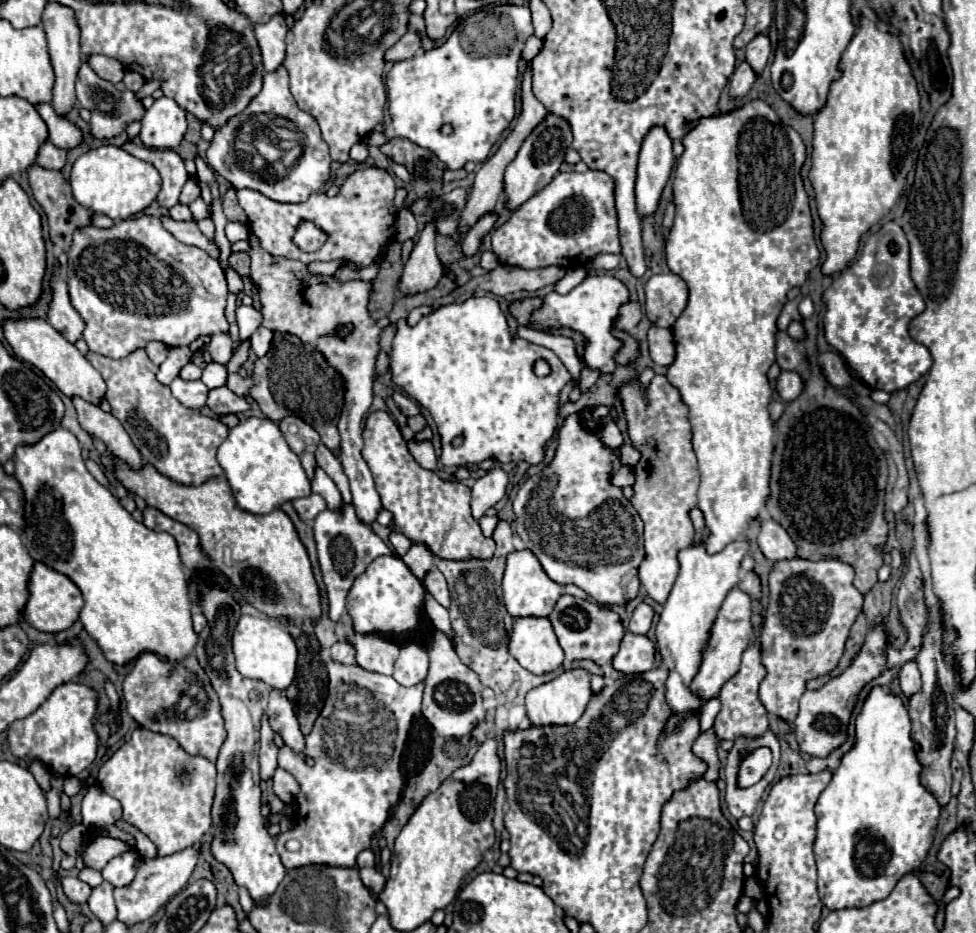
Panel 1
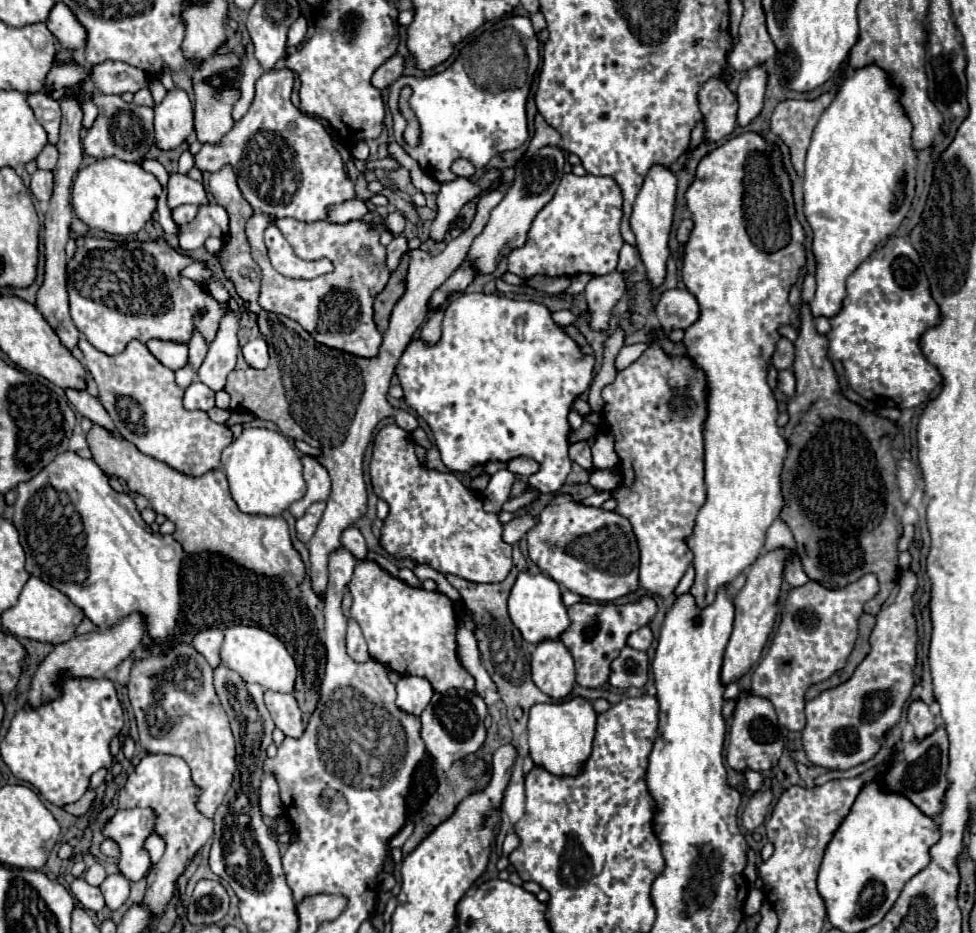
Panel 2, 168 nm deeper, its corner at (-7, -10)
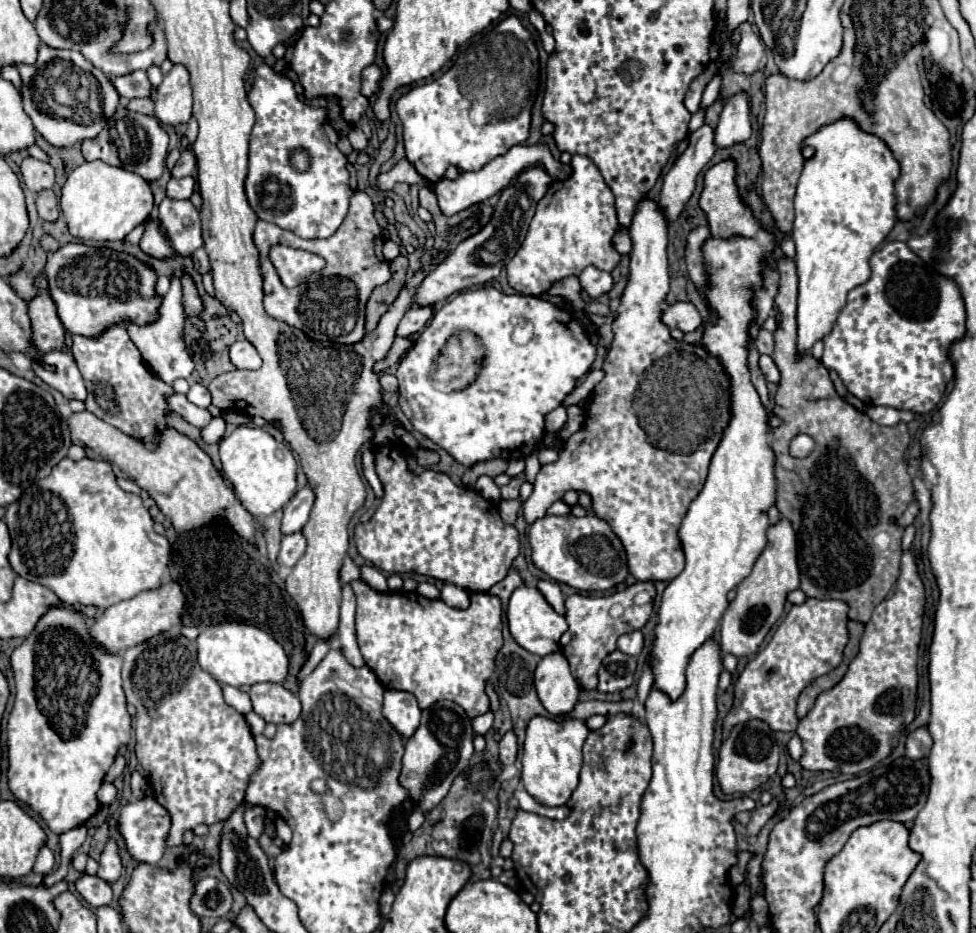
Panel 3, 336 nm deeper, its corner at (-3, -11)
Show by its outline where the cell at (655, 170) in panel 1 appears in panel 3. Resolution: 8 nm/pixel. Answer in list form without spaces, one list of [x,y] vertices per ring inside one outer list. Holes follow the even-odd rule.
[[[643,197],[637,207],[635,207],[635,215],[631,219],[631,225],[629,225],[629,237],[631,237],[631,243],[633,243],[633,251],[631,251],[631,273],[629,273],[629,281],[627,281],[627,287],[623,291],[623,297],[621,297],[621,305],[619,305],[619,317],[613,321],[613,333],[615,333],[615,339],[611,343],[611,349],[607,353],[607,359],[603,363],[603,369],[605,369],[605,377],[603,381],[591,391],[589,395],[589,405],[585,407],[585,423],[583,427],[573,433],[565,445],[561,447],[561,453],[559,453],[559,461],[553,463],[553,465],[543,465],[539,475],[537,475],[537,481],[535,481],[535,487],[533,487],[533,493],[531,497],[523,503],[523,517],[525,521],[531,525],[533,521],[541,519],[547,511],[547,507],[561,499],[565,495],[565,491],[569,489],[575,489],[575,491],[585,491],[593,497],[593,509],[595,509],[595,515],[603,521],[607,521],[611,525],[611,529],[615,531],[615,535],[623,541],[623,547],[627,551],[627,563],[629,563],[629,573],[637,579],[637,581],[651,581],[651,583],[657,583],[657,581],[671,581],[675,579],[683,567],[685,567],[685,557],[683,557],[683,549],[681,549],[681,541],[677,537],[677,531],[679,531],[679,525],[687,513],[687,507],[689,503],[699,495],[699,491],[703,489],[703,483],[705,483],[705,477],[707,477],[707,467],[709,467],[709,461],[711,461],[711,455],[713,451],[717,449],[719,441],[721,441],[721,435],[723,435],[723,429],[729,421],[729,381],[727,381],[727,375],[721,367],[721,363],[711,357],[701,345],[689,345],[689,343],[683,343],[683,341],[675,341],[671,335],[669,335],[669,329],[667,325],[663,325],[661,321],[661,303],[665,301],[665,295],[669,293],[669,265],[667,265],[667,217],[661,209],[661,205],[649,197]]]

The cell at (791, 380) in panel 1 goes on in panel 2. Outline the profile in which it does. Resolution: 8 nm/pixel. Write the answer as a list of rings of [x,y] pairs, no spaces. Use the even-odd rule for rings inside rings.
[[[787,368],[787,370],[779,370],[777,380],[779,380],[777,388],[779,388],[785,396],[793,396],[793,394],[795,394],[795,376],[793,376],[793,372],[791,372],[789,368]]]

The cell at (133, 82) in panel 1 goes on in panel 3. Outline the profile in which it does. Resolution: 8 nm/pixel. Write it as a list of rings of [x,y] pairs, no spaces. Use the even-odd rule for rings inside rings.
[[[139,97],[139,99],[131,99],[127,109],[137,111],[137,113],[145,113],[145,115],[153,115],[153,99],[151,97]]]

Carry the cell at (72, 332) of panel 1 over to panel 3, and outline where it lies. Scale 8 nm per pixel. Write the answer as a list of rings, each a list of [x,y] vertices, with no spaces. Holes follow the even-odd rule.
[[[45,273],[35,277],[37,295],[29,303],[29,317],[33,325],[33,341],[41,353],[61,351],[65,345],[65,329],[57,315],[57,305],[49,293]]]

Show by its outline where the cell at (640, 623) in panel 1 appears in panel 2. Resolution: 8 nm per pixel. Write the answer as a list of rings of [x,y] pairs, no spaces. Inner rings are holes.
[[[643,626],[643,628],[639,628],[637,632],[633,632],[629,638],[627,638],[627,644],[631,646],[631,648],[635,648],[635,650],[647,650],[649,646],[651,646],[651,640],[653,640],[653,636],[651,636],[651,630],[649,630],[649,626]]]

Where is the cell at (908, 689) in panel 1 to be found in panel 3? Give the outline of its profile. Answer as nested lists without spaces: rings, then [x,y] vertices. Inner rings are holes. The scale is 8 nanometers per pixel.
[[[917,727],[905,739],[905,755],[907,757],[925,757],[925,755],[929,755],[931,745],[933,745],[933,739],[931,739],[927,727]]]

